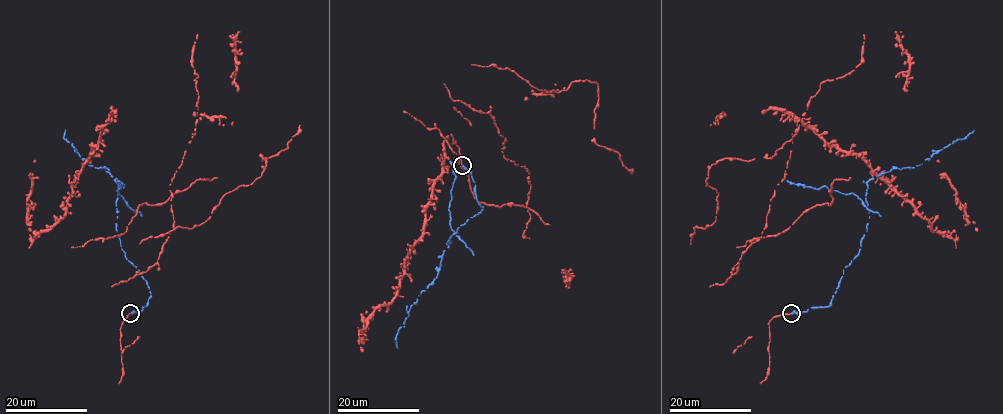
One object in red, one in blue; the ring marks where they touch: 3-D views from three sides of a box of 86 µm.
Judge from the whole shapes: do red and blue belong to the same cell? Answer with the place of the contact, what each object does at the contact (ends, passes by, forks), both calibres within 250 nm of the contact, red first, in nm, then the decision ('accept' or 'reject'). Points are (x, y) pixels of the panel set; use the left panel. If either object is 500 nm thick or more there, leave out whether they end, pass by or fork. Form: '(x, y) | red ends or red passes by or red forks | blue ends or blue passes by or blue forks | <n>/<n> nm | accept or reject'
(130, 313) | red ends | blue ends | 150/300 nm | accept

